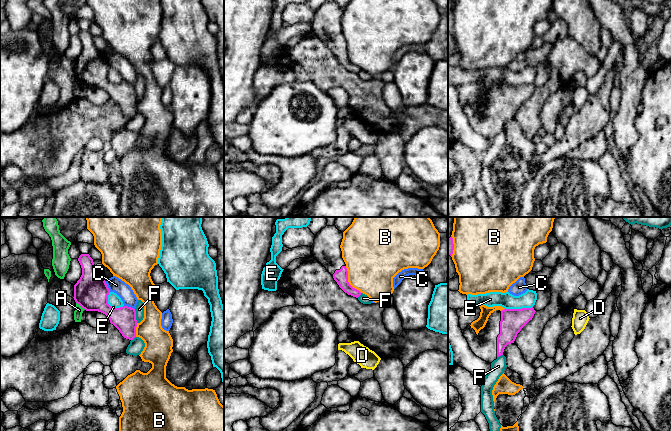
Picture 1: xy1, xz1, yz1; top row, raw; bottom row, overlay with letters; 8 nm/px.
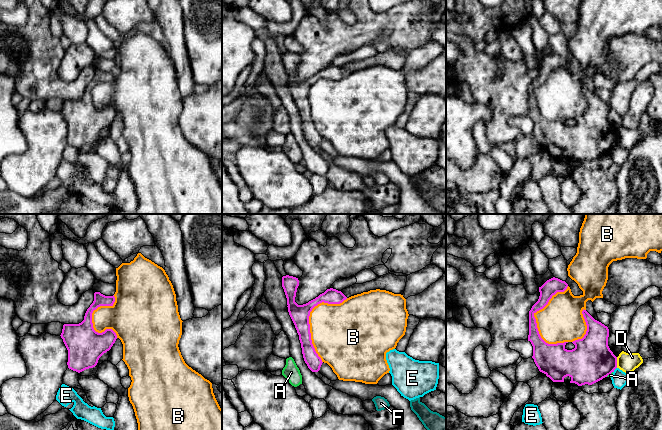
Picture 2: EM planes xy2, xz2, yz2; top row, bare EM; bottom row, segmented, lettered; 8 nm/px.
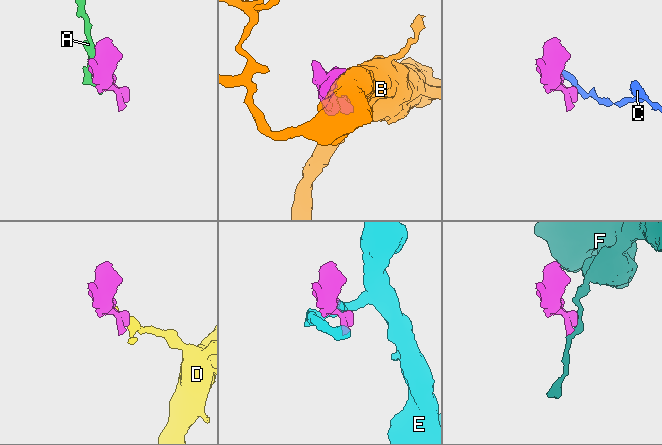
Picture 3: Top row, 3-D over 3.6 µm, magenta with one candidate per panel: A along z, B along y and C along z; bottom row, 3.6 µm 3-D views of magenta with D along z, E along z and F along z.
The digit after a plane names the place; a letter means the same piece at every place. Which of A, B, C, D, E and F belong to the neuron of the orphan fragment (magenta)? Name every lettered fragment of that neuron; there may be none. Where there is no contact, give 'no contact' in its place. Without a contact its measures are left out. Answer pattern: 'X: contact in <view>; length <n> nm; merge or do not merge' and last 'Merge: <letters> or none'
A: contact in xy1; length 100 nm; do not merge
B: contact in yz2; length 500 nm; do not merge
C: contact in xy1; length 100 nm; do not merge
D: contact in yz2; length 90 nm; do not merge
E: contact in yz1; length 220 nm; do not merge
F: contact in xy1; length 110 nm; do not merge
Merge: none

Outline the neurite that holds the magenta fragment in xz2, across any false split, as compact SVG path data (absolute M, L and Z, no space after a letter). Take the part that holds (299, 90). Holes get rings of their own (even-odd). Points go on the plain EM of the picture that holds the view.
M289 51L282 53L282 63L287 74L288 88L299 111L304 137L312 148L318 148L323 138L312 120L309 100L310 88L322 78L340 80L347 73L341 67L330 64L308 79L298 81L295 78L298 62L298 54Z

